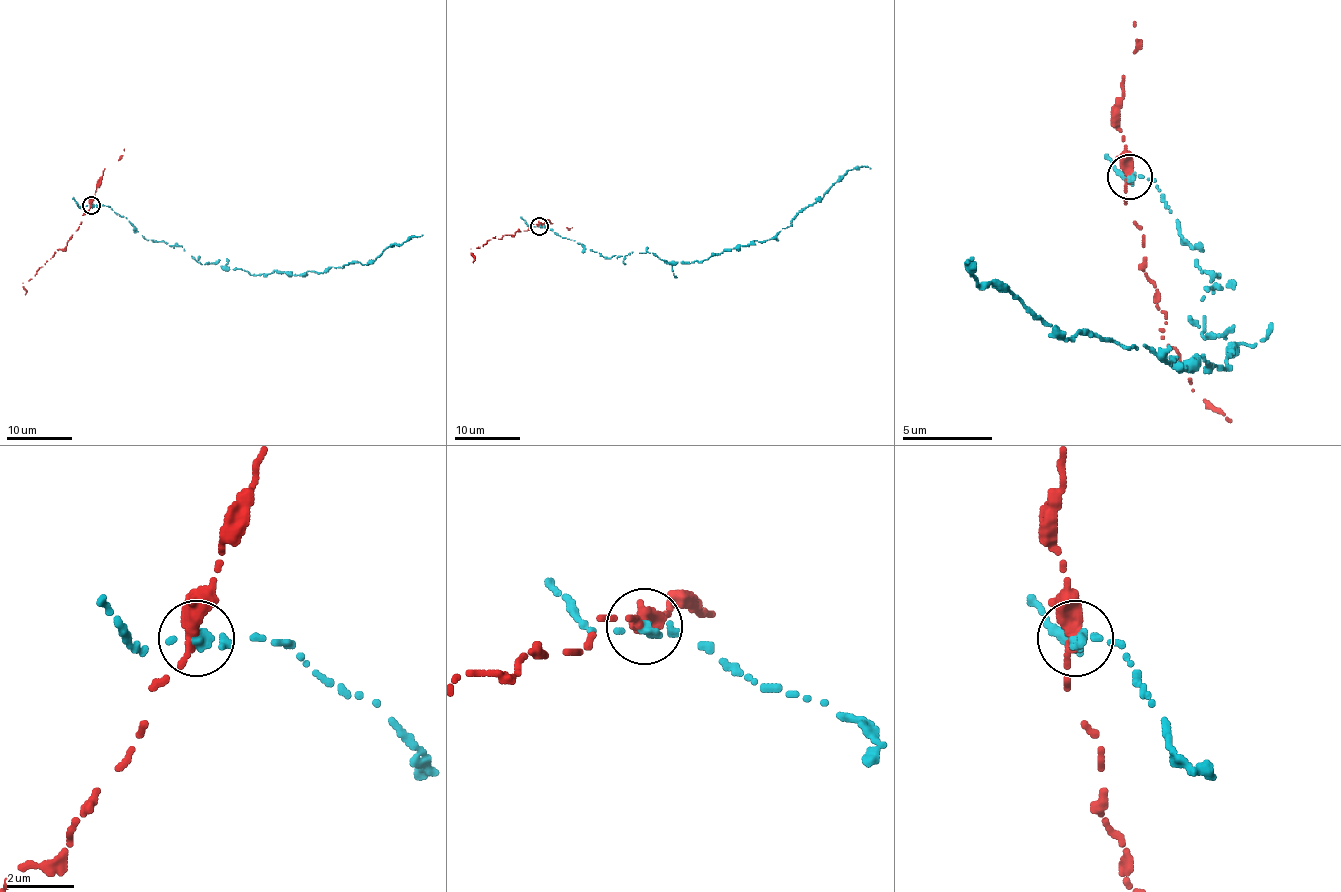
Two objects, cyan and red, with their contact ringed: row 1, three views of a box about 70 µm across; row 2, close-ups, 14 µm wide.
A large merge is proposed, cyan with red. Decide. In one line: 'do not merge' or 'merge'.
do not merge

